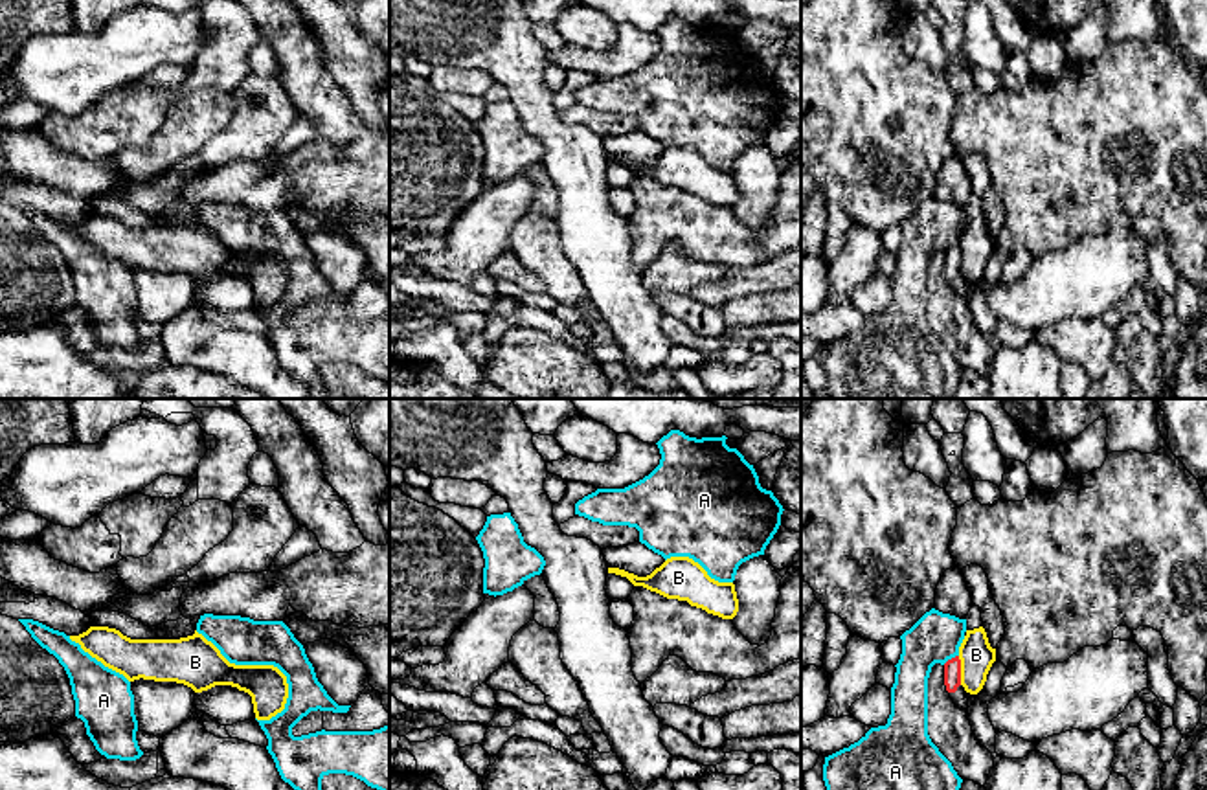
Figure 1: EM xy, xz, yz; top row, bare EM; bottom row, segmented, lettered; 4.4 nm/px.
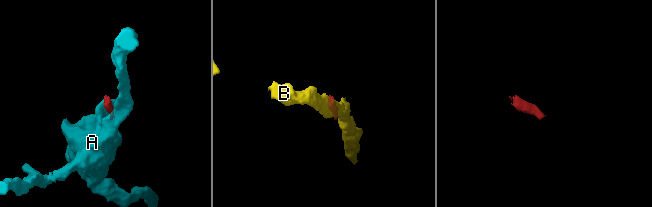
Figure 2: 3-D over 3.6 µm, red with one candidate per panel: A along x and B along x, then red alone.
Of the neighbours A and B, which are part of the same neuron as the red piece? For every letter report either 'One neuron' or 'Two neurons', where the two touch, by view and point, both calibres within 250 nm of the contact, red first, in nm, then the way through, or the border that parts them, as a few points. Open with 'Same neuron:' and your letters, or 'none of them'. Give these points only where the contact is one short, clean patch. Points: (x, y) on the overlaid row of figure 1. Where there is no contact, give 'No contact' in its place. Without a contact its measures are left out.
Same neuron: none of them
A: Two neurons. Touches red at yz (952, 658). Thickness 80 nm (red) against 220 nm. Boundary: yz (958, 654), (943, 664)
B: Two neurons. Touches red at yz (959, 671). Thickness 80 nm (red) against 150 nm

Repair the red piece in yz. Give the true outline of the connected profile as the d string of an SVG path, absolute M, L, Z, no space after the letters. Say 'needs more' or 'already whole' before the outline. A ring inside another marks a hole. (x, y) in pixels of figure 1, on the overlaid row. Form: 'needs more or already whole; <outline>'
needs more; M959 656L948 660L944 663L944 685L946 691L950 693L950 698L953 700L953 704L966 711L968 707L968 696L964 687L961 685L961 660Z

